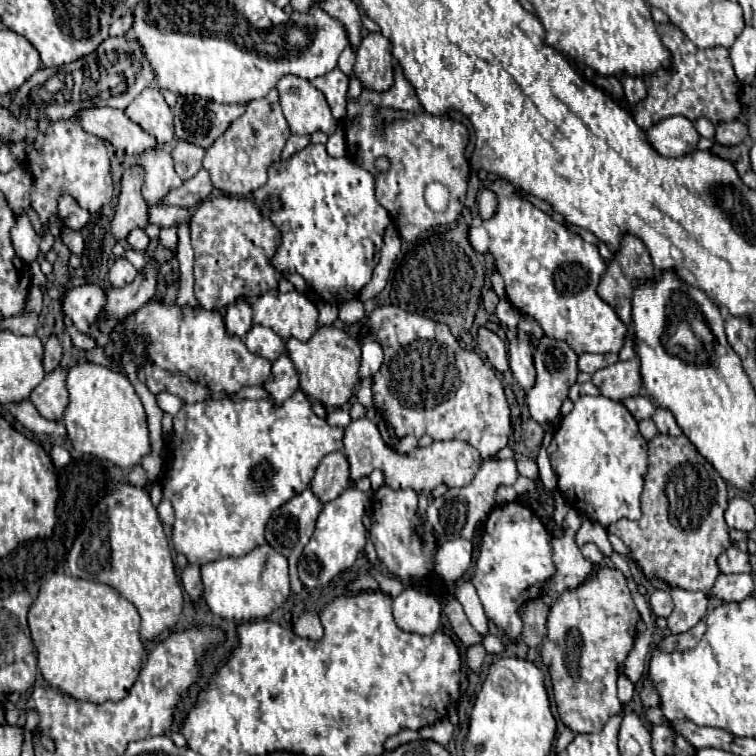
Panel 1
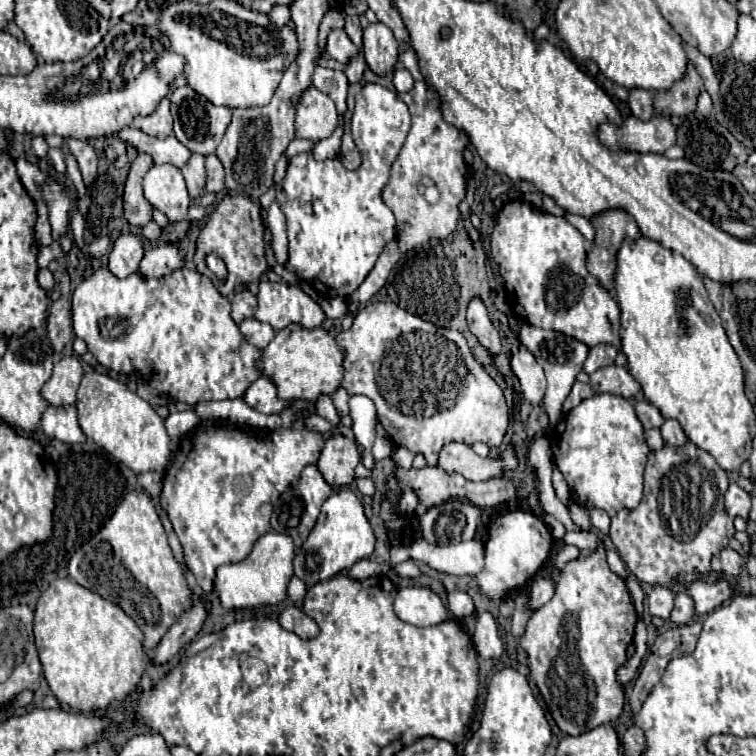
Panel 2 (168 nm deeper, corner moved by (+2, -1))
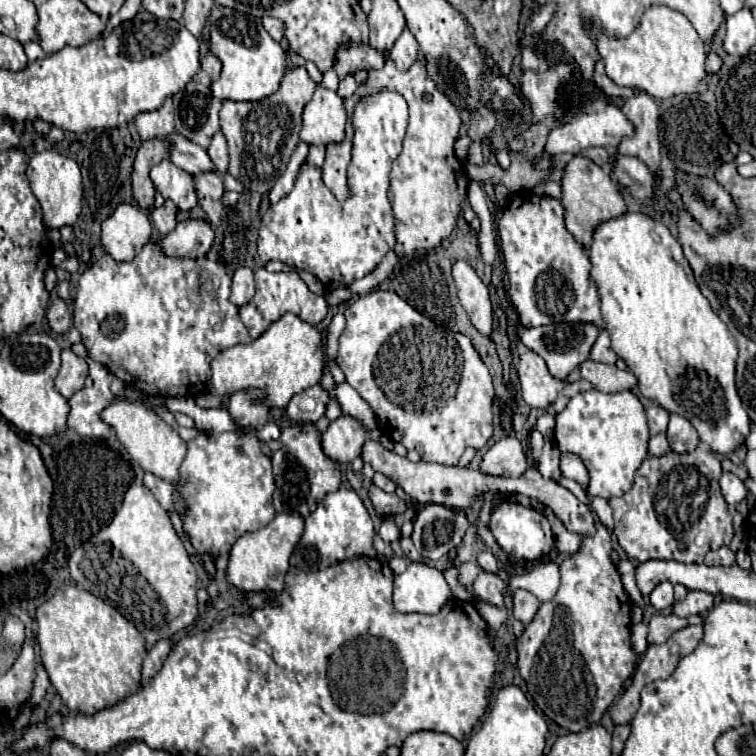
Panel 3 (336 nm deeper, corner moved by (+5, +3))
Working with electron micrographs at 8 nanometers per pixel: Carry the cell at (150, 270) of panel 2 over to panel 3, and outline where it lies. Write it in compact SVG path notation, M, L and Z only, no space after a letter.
M184 220L178 222L176 230L160 238L160 246L168 256L178 258L204 258L212 244L214 244L216 232L206 220Z

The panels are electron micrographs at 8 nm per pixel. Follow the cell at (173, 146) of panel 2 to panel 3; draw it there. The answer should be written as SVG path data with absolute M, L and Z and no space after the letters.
M172 134L168 136L168 140L172 142L172 150L170 150L170 160L190 172L190 174L202 174L202 172L214 172L214 162L210 162L210 156L206 154L206 150L190 140L186 140L180 134Z

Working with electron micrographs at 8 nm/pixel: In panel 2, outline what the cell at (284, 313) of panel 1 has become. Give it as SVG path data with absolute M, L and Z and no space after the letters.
M263 280L257 292L255 318L267 322L275 332L289 324L301 324L307 330L321 326L325 314L319 304L315 304L301 288L287 286L283 282Z

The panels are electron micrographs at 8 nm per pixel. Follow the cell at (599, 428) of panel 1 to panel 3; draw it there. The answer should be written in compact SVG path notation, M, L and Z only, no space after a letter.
M596 388L574 396L568 406L556 416L556 444L562 452L578 454L588 472L590 486L588 496L622 496L632 488L634 472L648 456L648 422L642 402L630 390L616 394L604 394Z

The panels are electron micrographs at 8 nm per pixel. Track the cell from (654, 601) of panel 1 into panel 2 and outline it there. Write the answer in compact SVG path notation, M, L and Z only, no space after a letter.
M655 586L647 600L649 600L649 612L651 612L653 616L659 616L659 618L663 618L663 620L669 618L671 610L673 610L673 594L671 594L669 588Z

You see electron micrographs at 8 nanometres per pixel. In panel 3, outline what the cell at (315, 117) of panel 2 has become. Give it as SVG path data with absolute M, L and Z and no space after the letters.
M316 88L312 100L306 104L304 114L302 114L302 132L300 132L300 140L306 144L316 144L316 146L328 146L332 142L340 144L346 138L346 108L344 108L344 100L326 88Z

